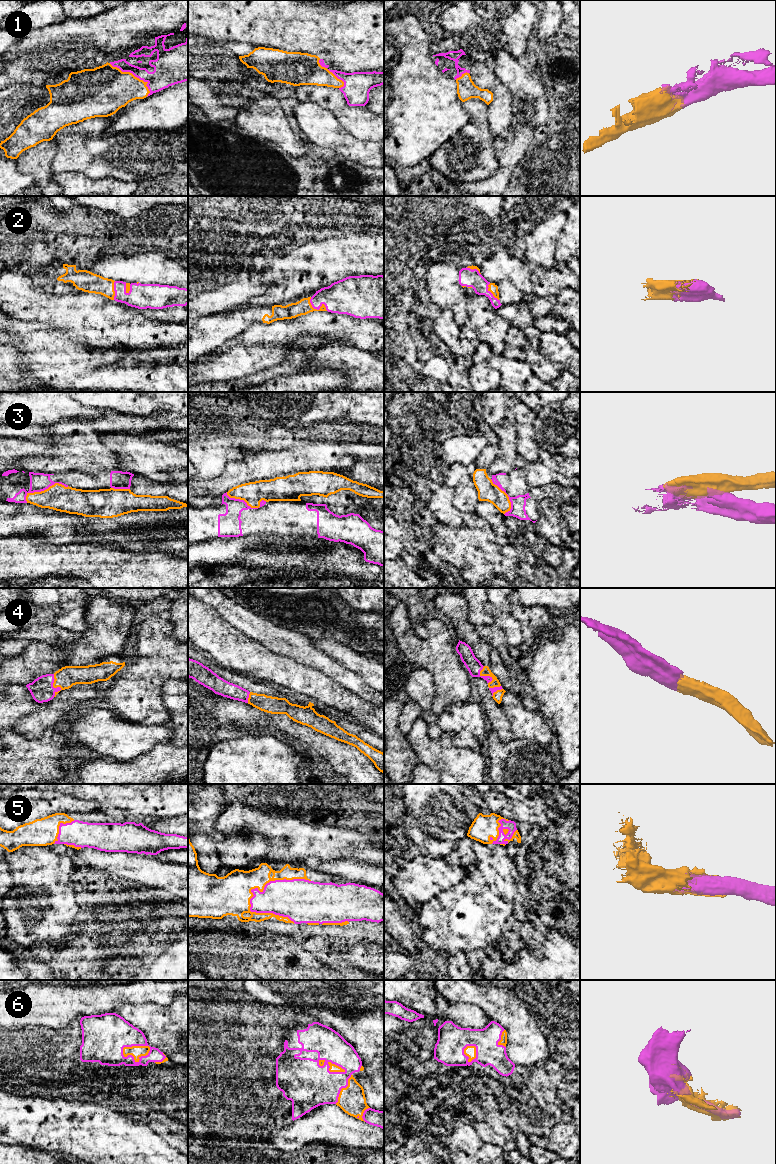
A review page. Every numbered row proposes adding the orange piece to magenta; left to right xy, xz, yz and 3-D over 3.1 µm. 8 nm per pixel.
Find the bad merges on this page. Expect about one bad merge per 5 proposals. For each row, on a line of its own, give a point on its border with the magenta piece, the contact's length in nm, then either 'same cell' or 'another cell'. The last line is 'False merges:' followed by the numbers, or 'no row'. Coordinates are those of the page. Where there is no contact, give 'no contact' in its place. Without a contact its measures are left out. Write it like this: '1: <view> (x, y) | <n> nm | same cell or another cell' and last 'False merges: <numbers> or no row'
1: xy (134, 75) | 420 nm | same cell
2: xz (316, 308) | 180 nm | same cell
3: xy (44, 489) | 360 nm | another cell
4: xy (55, 688) | 180 nm | same cell
5: xz (270, 881) | 550 nm | same cell
6: xy (133, 1045) | 240 nm | same cell
False merges: 3

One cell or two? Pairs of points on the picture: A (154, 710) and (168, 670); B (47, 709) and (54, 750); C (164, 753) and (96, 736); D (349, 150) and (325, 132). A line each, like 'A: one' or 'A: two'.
A: one
B: two
C: two
D: one

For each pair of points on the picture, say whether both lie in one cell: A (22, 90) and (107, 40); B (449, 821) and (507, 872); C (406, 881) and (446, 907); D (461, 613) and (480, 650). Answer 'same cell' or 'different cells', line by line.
A: different cells
B: different cells
C: different cells
D: same cell

